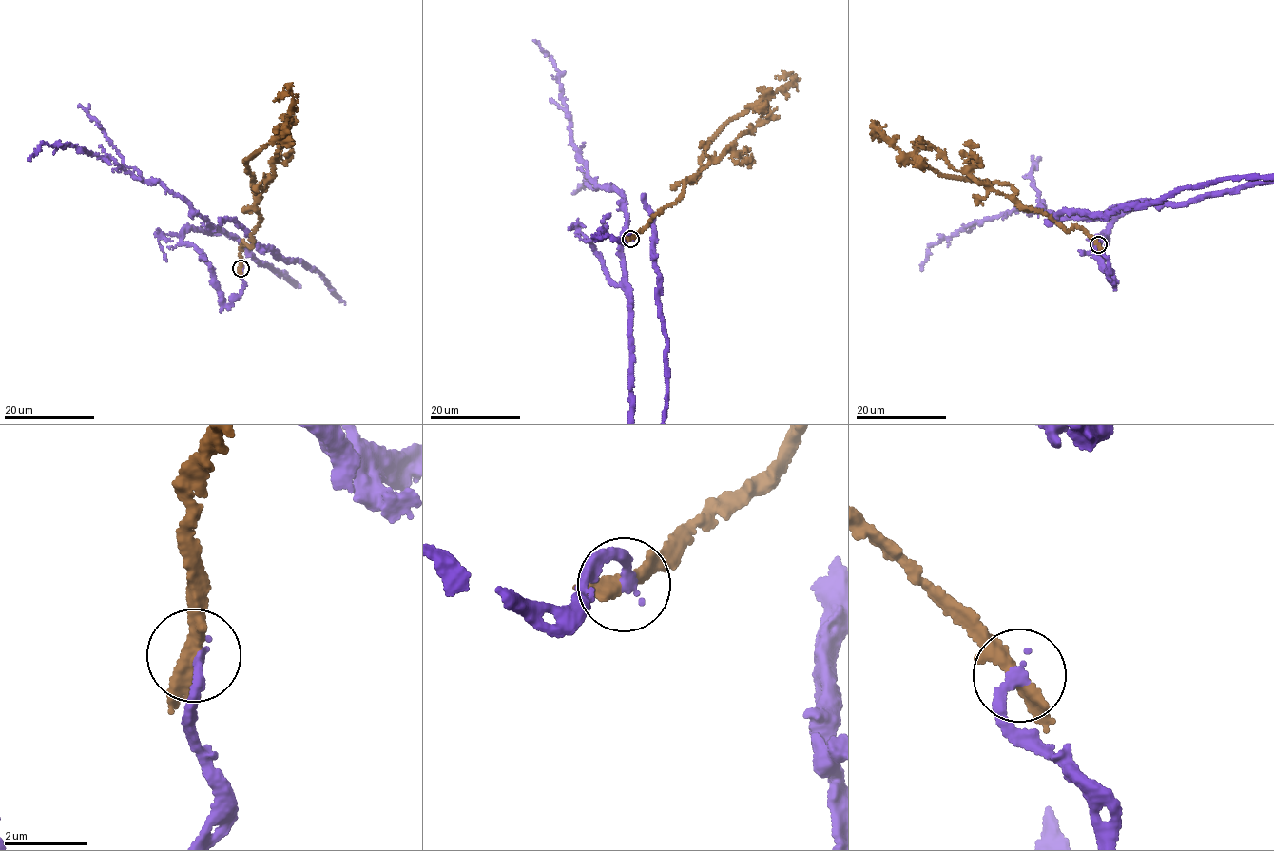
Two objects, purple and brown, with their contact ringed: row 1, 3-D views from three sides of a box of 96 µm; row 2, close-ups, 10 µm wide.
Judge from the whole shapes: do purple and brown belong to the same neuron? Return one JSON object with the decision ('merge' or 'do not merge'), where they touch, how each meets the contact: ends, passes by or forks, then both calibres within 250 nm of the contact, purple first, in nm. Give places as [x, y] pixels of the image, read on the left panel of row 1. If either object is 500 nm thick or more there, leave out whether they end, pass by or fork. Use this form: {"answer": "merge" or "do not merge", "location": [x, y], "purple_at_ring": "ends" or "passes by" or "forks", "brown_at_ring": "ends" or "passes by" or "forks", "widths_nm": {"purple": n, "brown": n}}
{"answer": "do not merge", "location": [241, 268], "purple_at_ring": "ends", "brown_at_ring": "passes by", "widths_nm": {"purple": 220, "brown": 340}}

